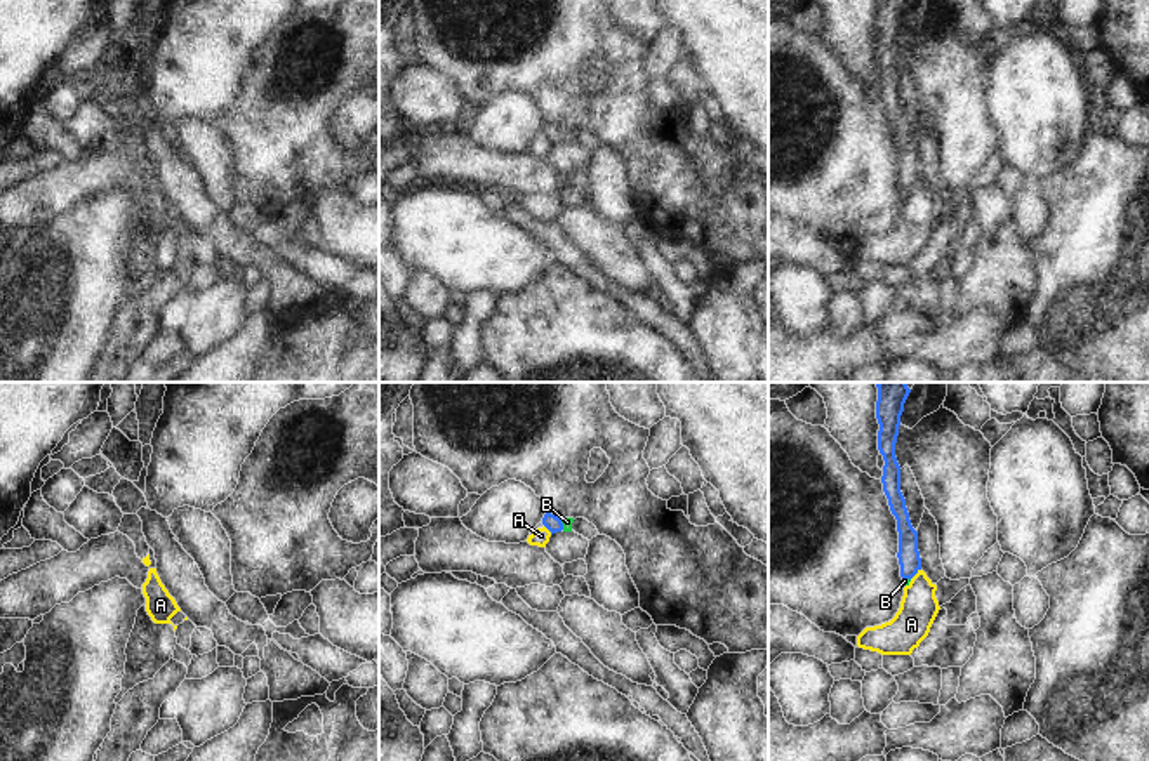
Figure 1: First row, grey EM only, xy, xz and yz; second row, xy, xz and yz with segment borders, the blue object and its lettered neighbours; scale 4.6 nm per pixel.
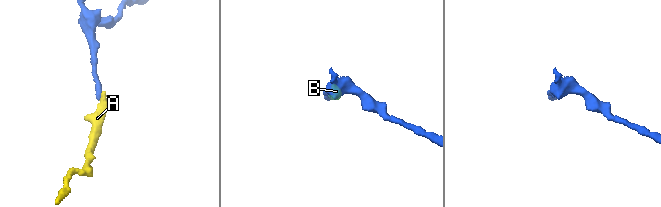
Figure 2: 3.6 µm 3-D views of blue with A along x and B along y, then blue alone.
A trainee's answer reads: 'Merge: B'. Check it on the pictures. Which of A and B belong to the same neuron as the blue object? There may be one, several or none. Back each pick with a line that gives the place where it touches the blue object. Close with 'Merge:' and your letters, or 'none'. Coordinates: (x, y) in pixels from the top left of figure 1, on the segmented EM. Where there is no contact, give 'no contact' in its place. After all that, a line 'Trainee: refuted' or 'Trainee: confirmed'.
B: meets blue in xz at (562, 525)
Merge: B
Trainee: confirmed

